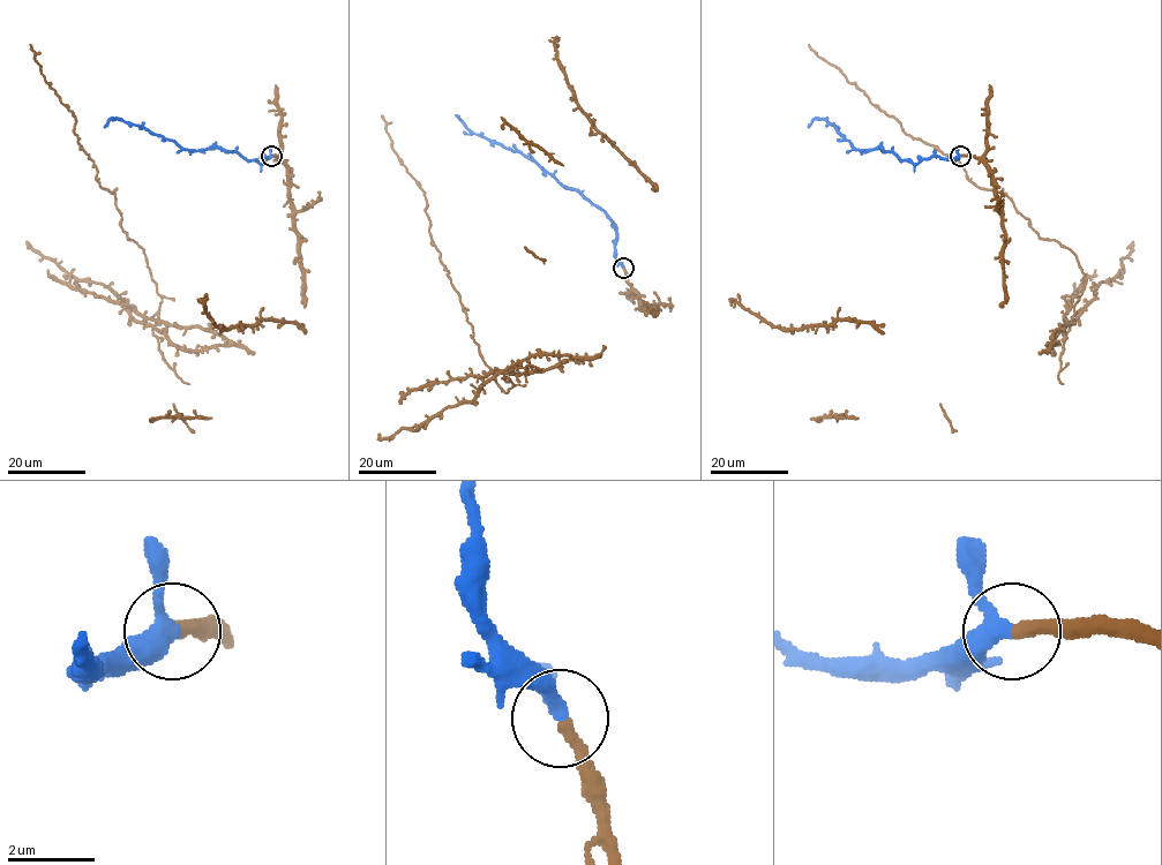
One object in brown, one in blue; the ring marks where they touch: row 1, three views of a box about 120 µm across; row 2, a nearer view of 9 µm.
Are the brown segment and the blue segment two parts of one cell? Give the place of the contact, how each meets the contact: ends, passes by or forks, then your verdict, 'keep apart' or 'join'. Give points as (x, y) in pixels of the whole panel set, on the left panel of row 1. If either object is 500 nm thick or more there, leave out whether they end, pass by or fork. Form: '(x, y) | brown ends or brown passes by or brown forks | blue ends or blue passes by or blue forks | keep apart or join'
(271, 156) | brown ends | blue passes by | join

